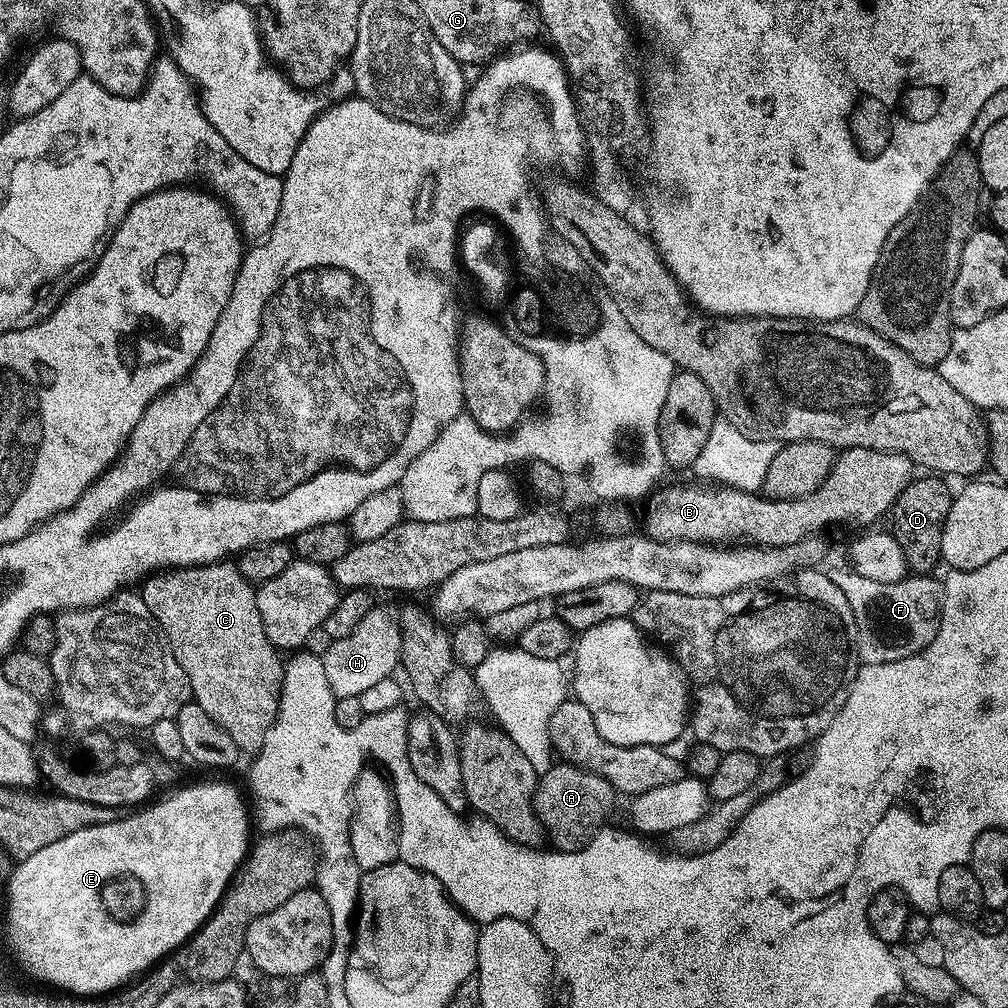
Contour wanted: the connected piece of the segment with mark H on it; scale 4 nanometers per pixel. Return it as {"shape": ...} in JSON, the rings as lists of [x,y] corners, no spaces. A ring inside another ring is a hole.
{"shape":[[[373,606],[370,614],[358,622],[358,627],[354,634],[346,634],[346,638],[338,638],[327,645],[329,648],[322,652],[322,659],[326,670],[326,679],[329,682],[329,688],[337,700],[350,698],[351,696],[360,697],[363,692],[370,690],[370,686],[382,682],[382,678],[392,676],[397,671],[400,663],[400,625],[386,609],[380,606]]]}

